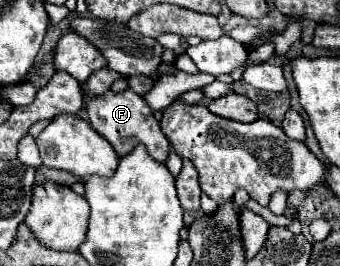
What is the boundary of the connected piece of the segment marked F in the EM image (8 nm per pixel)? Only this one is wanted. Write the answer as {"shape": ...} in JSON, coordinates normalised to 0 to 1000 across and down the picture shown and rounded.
{"shape":[[[374,331],[368,346],[350,346],[350,353],[332,353],[321,338],[303,361],[244,361],[244,376],[256,398],[256,451],[268,459],[274,489],[285,489],[297,511],[309,511],[309,526],[332,549],[332,564],[344,571],[350,594],[385,579],[385,564],[403,541],[421,541],[450,602],[491,609],[497,534],[491,534],[485,504],[474,496],[474,474],[456,451],[450,414],[426,391],[421,361],[409,361],[385,331]]]}

